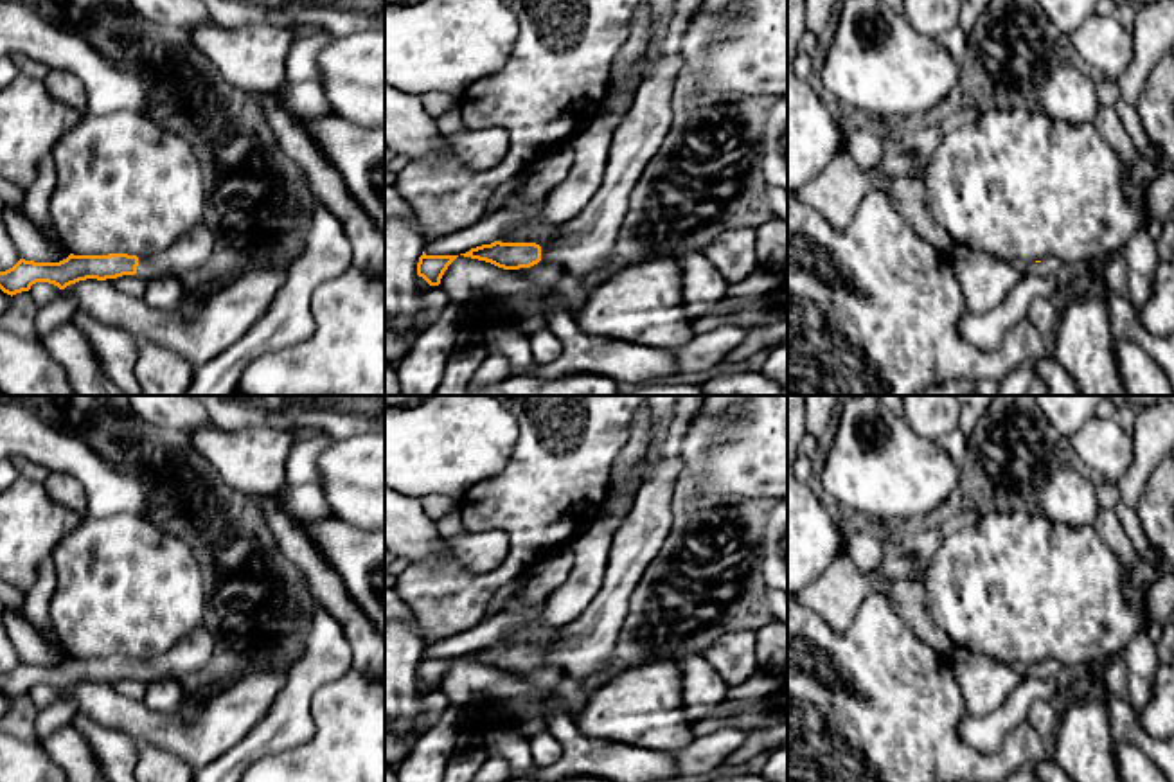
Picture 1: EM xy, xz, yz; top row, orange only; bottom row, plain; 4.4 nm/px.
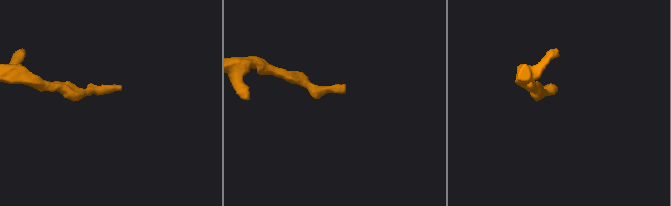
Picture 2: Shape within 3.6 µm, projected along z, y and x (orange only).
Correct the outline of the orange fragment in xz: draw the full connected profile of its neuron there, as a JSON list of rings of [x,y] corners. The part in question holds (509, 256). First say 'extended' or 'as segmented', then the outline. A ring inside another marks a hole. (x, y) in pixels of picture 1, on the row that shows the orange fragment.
extended | [[[674,2],[662,56],[640,81],[626,115],[613,131],[602,183],[577,216],[559,225],[556,241],[547,248],[536,243],[494,241],[460,255],[503,270],[550,261],[581,280],[604,268],[624,223],[629,194],[671,129],[672,92],[683,70],[681,41],[699,2]]]

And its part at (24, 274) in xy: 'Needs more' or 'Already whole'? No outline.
Needs more

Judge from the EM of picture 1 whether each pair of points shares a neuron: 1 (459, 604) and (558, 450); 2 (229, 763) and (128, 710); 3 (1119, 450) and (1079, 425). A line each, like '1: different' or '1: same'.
1: same
2: different
3: same

